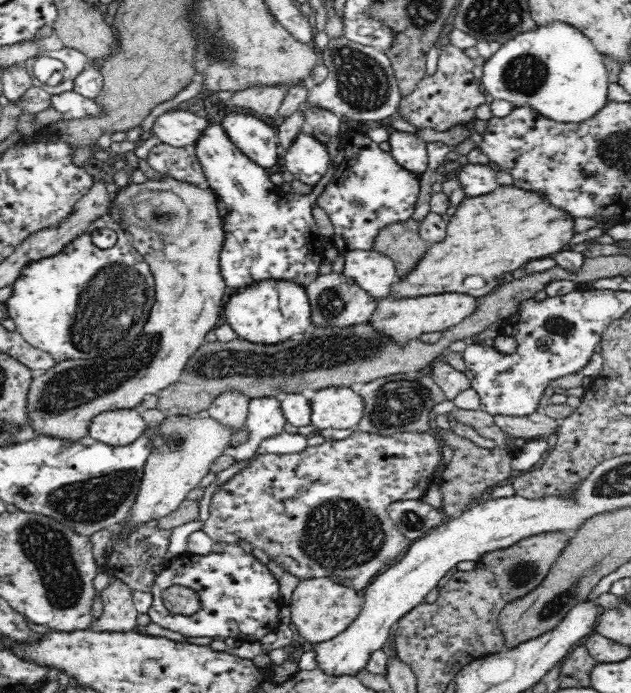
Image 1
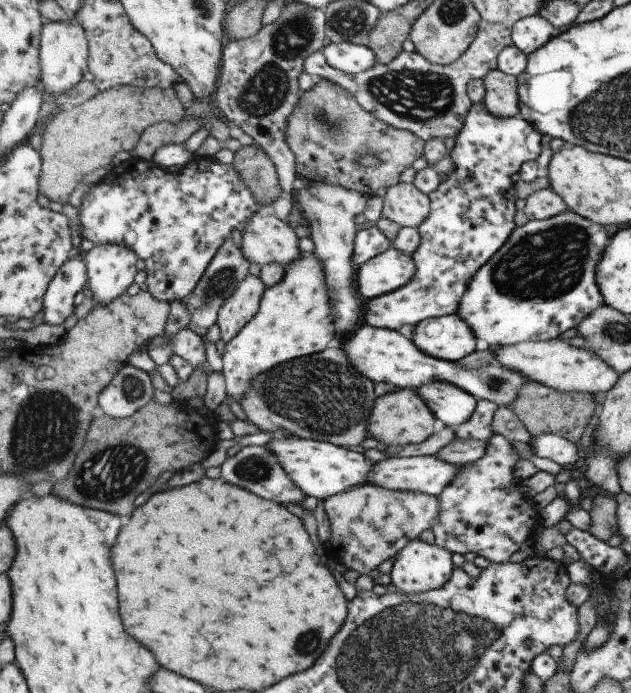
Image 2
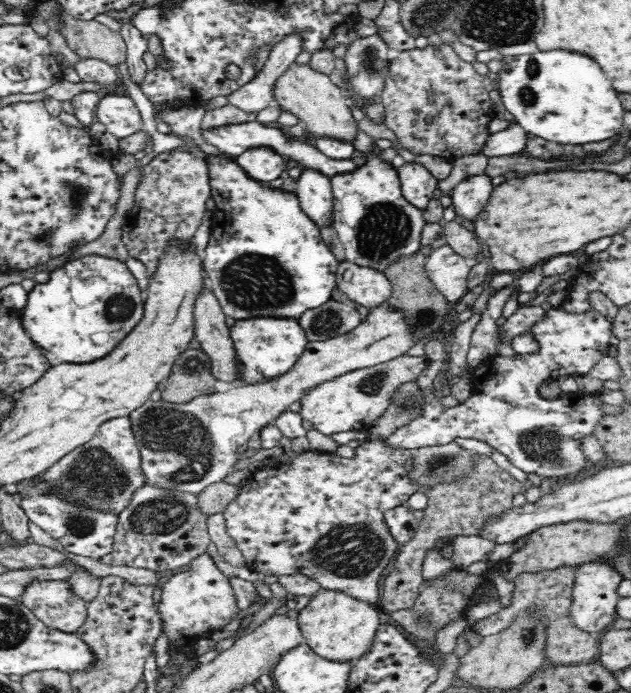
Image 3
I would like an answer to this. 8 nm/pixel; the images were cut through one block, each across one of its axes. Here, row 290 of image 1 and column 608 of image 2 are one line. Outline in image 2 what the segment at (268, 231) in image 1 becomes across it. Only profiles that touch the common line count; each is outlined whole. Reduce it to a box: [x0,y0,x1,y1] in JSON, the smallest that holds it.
[459,210,609,348]

